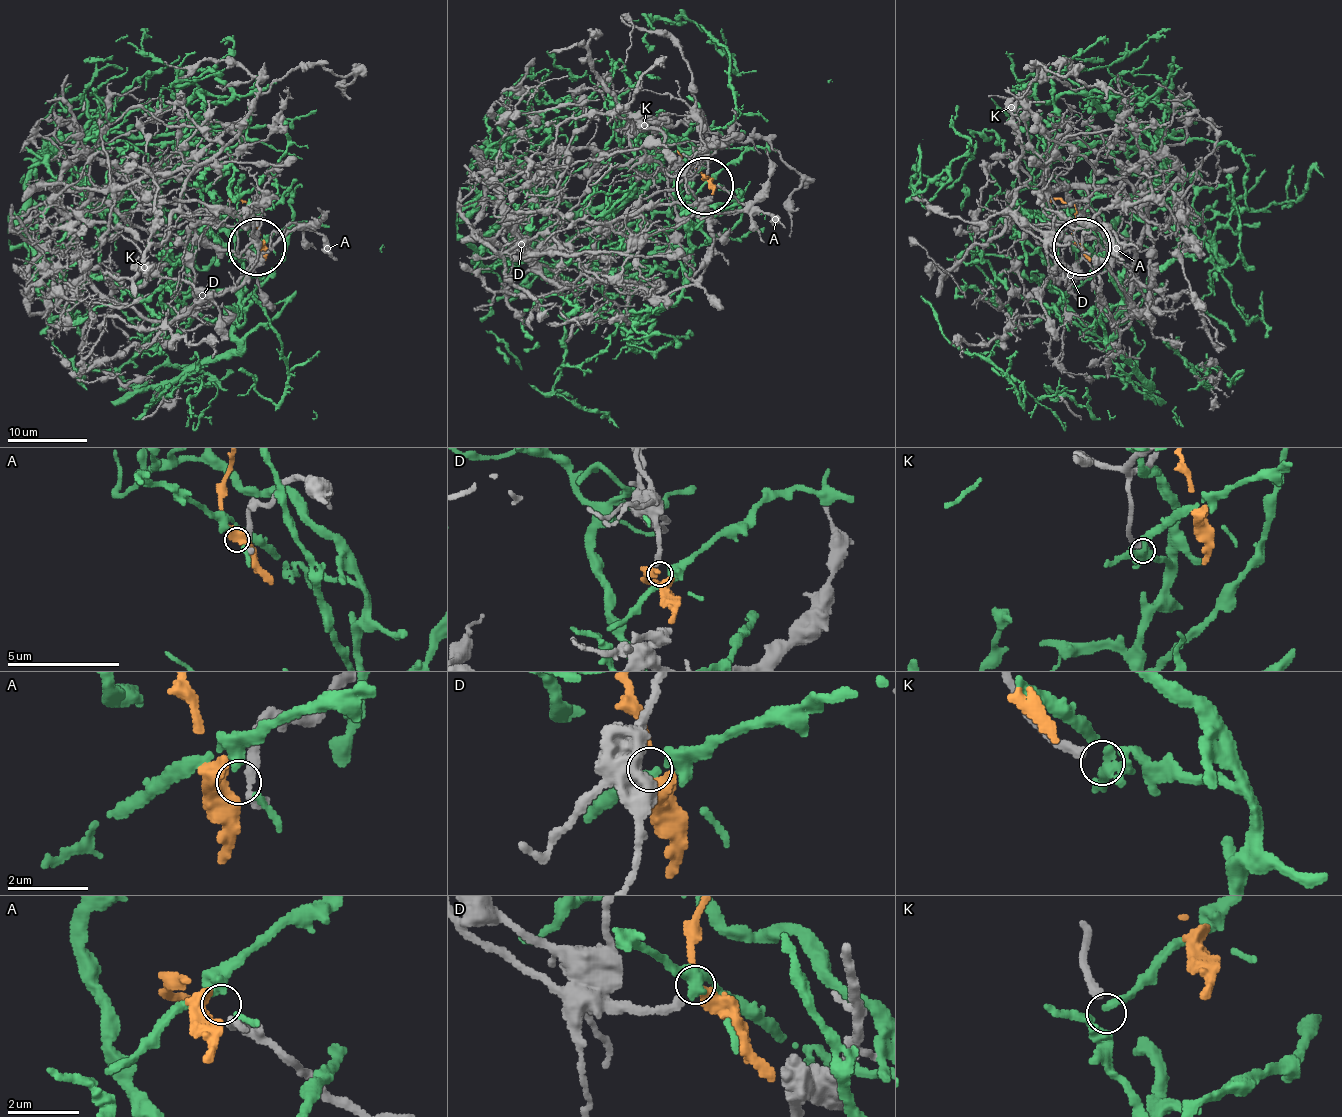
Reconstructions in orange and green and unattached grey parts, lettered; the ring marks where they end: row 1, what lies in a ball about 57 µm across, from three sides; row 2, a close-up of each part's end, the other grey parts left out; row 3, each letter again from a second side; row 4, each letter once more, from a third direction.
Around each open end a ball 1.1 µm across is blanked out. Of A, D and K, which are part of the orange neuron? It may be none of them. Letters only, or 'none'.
D

